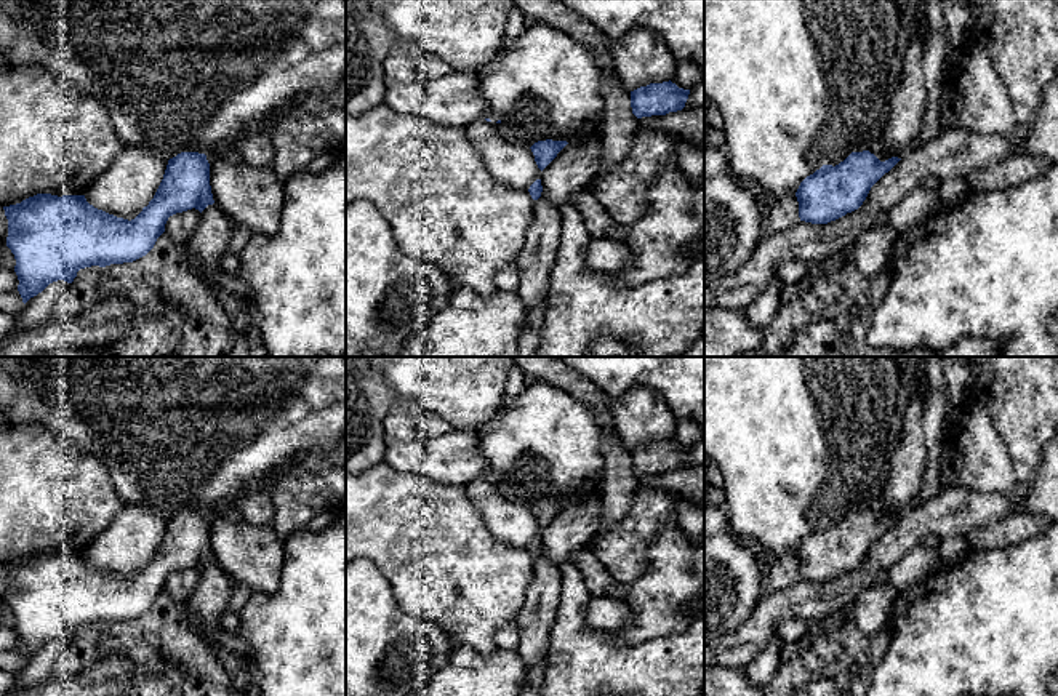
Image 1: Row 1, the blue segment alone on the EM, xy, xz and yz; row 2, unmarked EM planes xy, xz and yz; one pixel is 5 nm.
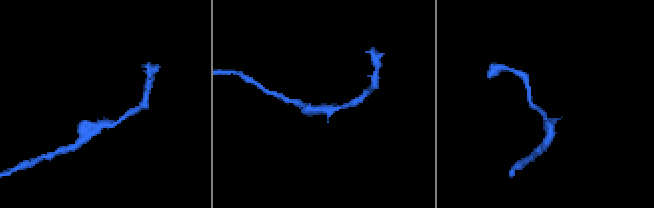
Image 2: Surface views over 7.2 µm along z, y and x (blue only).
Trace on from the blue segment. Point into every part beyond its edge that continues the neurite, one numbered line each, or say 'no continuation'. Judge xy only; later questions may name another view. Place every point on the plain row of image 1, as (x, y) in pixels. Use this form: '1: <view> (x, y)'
no continuation

